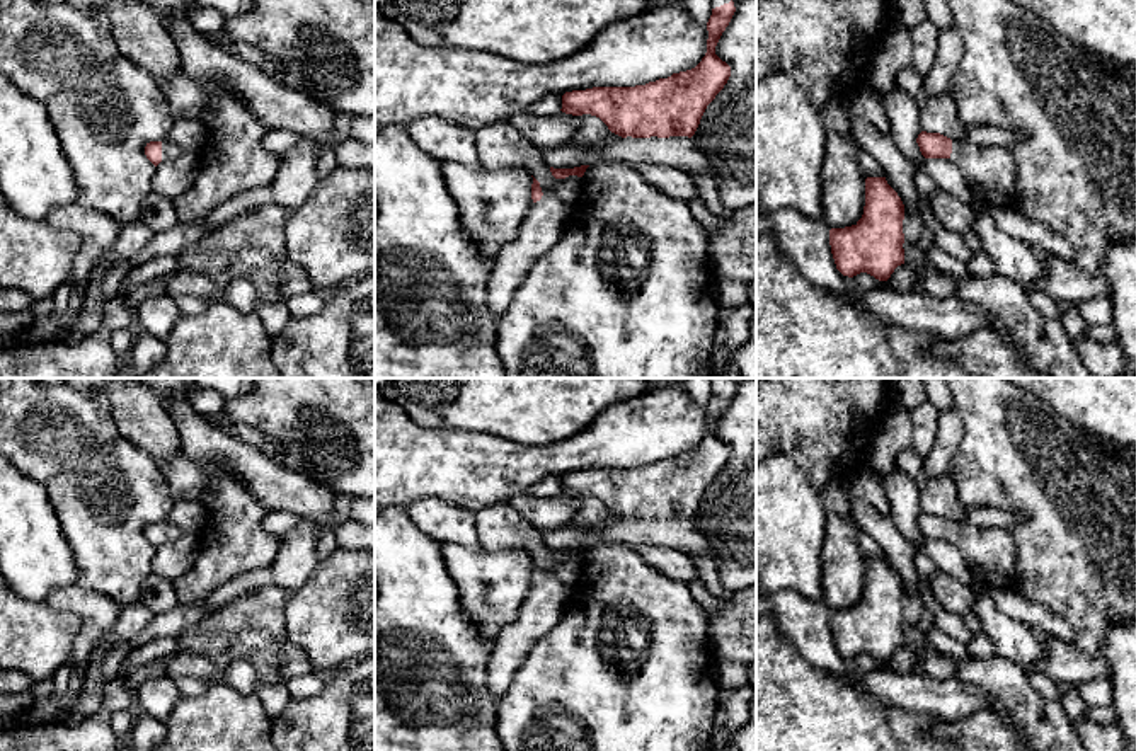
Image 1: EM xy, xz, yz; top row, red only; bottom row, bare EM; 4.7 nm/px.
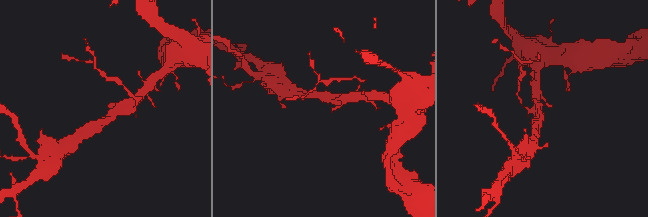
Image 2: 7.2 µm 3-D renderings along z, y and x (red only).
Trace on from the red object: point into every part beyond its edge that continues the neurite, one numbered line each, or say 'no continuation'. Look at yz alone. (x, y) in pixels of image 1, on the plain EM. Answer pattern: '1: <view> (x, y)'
1: yz (990, 552)

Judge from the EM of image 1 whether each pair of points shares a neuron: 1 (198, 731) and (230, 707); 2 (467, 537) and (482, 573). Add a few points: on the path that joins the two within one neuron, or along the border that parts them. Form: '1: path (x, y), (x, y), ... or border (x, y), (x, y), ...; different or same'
1: path (206, 731), (222, 716); same
2: border (441, 542), (457, 542), (469, 549), (479, 549); different

